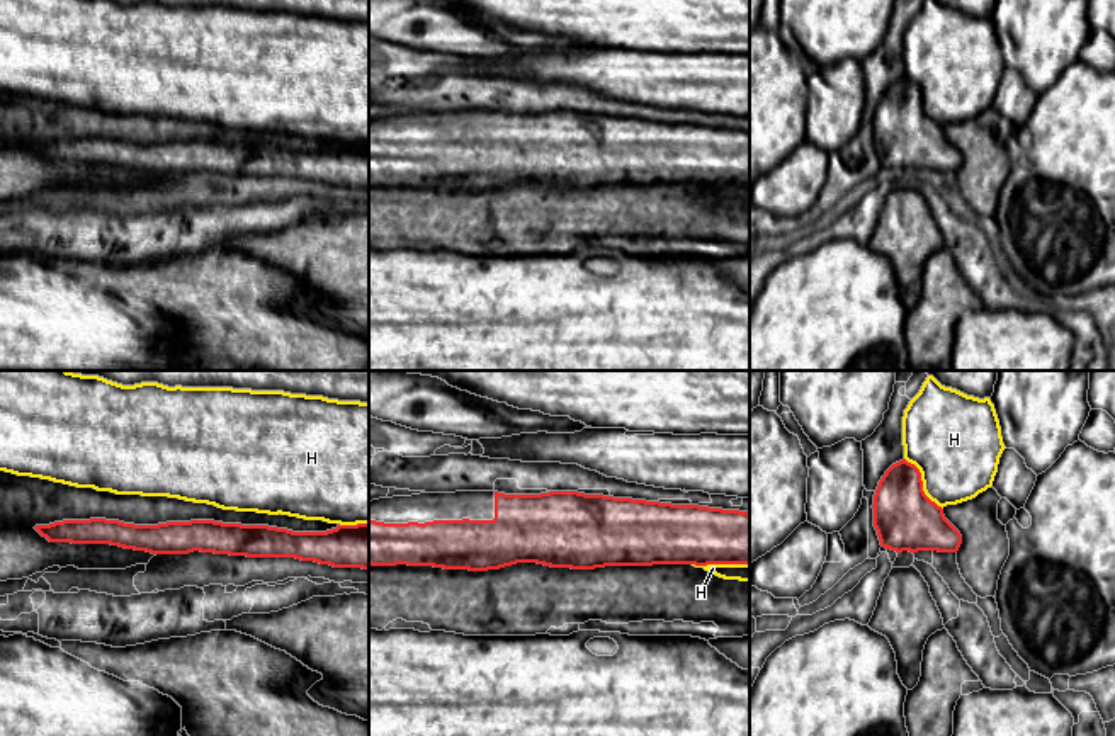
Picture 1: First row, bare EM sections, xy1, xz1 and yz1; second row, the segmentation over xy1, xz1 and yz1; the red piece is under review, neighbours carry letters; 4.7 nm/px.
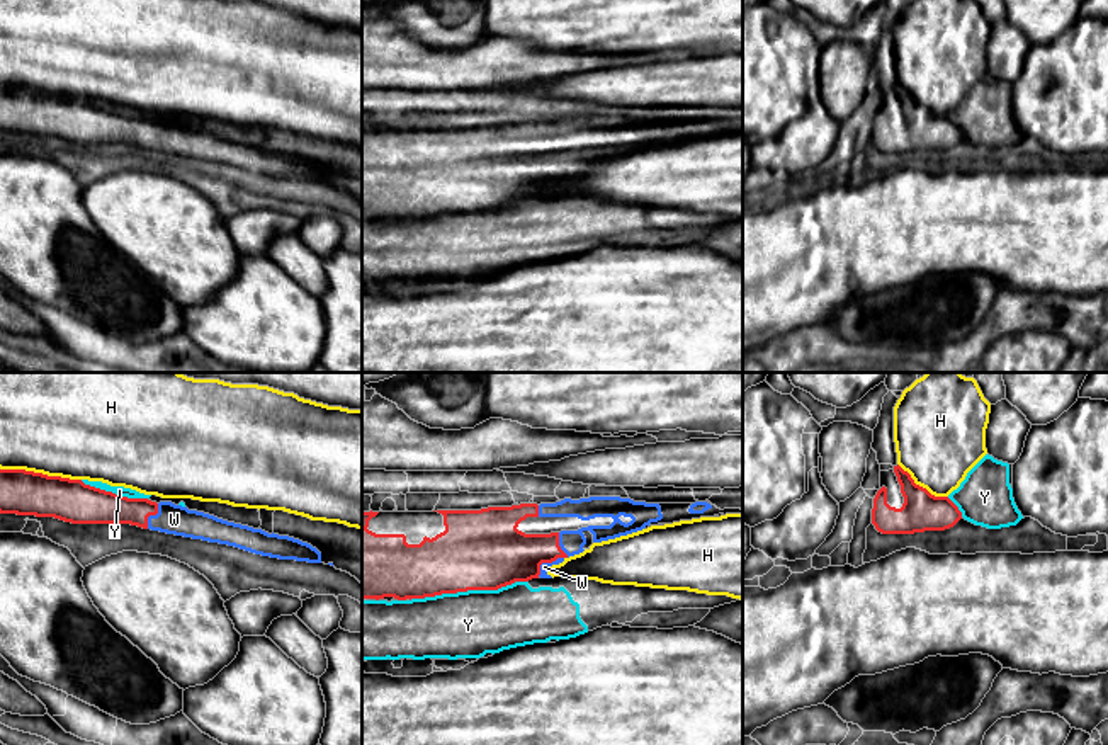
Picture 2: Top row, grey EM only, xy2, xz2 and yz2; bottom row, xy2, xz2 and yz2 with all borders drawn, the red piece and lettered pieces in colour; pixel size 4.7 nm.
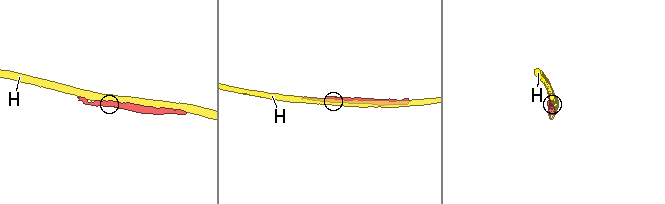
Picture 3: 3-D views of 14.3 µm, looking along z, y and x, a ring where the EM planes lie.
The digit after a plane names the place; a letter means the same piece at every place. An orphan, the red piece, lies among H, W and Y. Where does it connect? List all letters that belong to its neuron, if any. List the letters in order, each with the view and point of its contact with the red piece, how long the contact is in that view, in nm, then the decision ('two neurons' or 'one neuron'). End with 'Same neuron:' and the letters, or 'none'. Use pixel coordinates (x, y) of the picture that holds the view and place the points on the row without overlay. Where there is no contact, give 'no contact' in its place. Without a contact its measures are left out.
H: contact xy2 (41, 92); length 380 nm; two neurons
W: contact xz2 (546, 181); length 160 nm; one neuron
Y: contact xz2 (468, 208); length 550 nm; two neurons
Same neuron: W

